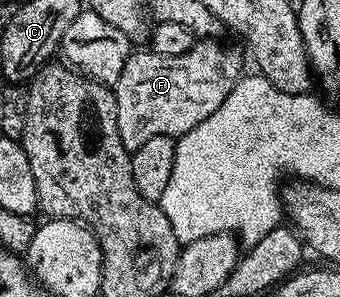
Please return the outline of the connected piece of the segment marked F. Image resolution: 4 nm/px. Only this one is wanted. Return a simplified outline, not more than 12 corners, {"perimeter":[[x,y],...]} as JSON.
{"perimeter":[[219,40],[136,49],[113,83],[128,152],[201,124],[244,73]]}

